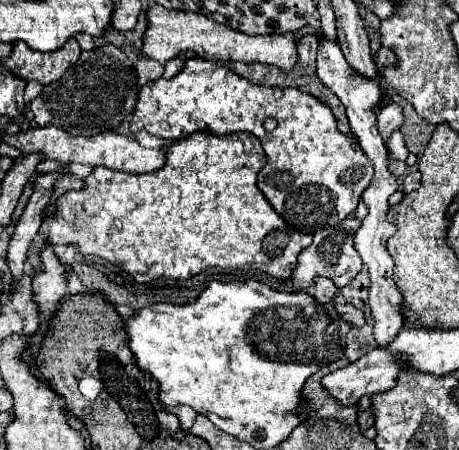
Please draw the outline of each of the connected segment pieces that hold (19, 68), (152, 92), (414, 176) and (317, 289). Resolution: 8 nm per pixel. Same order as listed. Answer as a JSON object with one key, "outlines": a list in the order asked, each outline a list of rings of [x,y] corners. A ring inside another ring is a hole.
{"outlines":[[[[71,37],[61,49],[51,53],[39,53],[29,49],[25,43],[15,43],[13,53],[7,59],[3,59],[3,65],[15,77],[21,77],[27,81],[35,79],[41,85],[47,85],[51,81],[57,81],[71,65],[75,65],[79,55],[81,55],[81,49],[75,37]]],[[[193,57],[185,61],[185,67],[173,79],[155,79],[141,87],[137,107],[133,113],[133,131],[145,129],[151,135],[163,139],[183,139],[195,131],[211,131],[211,133],[233,133],[247,131],[253,133],[267,155],[267,165],[257,175],[257,187],[267,197],[271,207],[283,217],[287,225],[295,231],[313,235],[329,225],[343,221],[349,213],[357,209],[361,193],[371,185],[373,165],[367,155],[361,151],[353,137],[347,137],[337,131],[335,117],[331,109],[315,97],[299,89],[279,89],[279,87],[259,87],[249,83],[245,77],[239,77],[225,65],[217,65],[213,61]],[[275,117],[277,129],[267,133],[263,129],[263,119]]],[[[411,171],[411,173],[405,177],[405,181],[403,181],[403,191],[405,191],[405,193],[411,193],[411,191],[419,189],[419,185],[421,185],[421,173],[419,173],[419,171]]],[[[315,277],[315,285],[313,285],[313,297],[319,303],[329,303],[337,293],[337,287],[327,279],[327,277]]]]}

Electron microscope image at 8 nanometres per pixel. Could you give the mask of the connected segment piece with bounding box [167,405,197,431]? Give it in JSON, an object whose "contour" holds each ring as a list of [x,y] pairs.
{"contour":[[[185,405],[167,407],[167,411],[169,411],[169,413],[175,413],[175,415],[179,417],[179,421],[181,421],[181,429],[185,429],[185,431],[191,429],[191,425],[193,425],[193,421],[195,421],[195,417],[197,417],[197,413],[195,413],[193,409],[187,409]]]}

